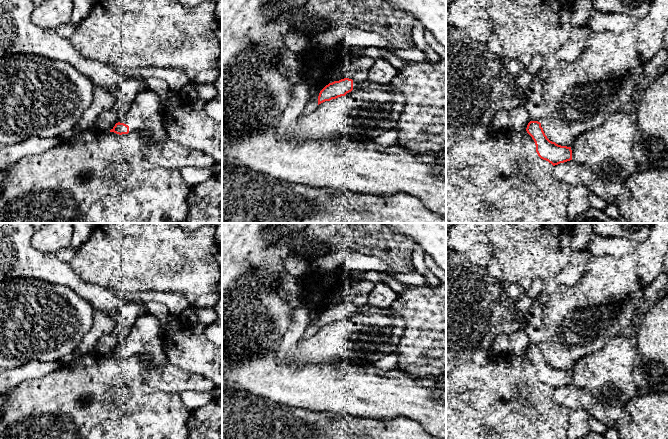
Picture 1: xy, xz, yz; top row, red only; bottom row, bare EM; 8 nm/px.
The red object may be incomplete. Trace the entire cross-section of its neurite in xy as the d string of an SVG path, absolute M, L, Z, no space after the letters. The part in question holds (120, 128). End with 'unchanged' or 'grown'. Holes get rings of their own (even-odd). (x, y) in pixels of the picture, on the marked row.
M149 89L136 95L129 111L110 132L122 135L135 130L149 134L156 145L162 145L168 138L159 97Z; grown

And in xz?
M349 78L329 83L320 91L318 96L318 105L325 101L345 96L347 93L355 91L360 85L361 83Z; grown

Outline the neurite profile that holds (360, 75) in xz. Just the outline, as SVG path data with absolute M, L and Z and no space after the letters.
M367 69L348 70L345 75L339 75L334 81L344 78L349 78L359 83L366 83L368 79Z

